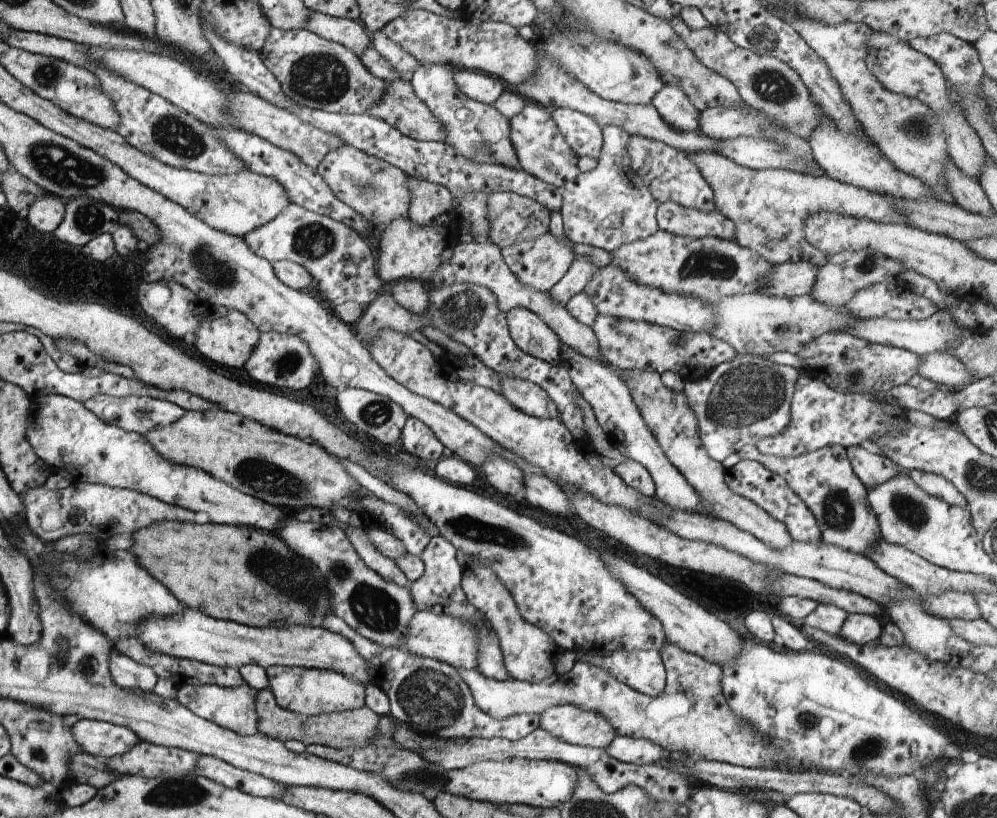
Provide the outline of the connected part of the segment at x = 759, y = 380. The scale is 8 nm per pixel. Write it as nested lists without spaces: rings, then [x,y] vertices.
[[[745,354],[715,366],[706,376],[685,381],[682,394],[697,418],[696,434],[699,434],[706,456],[719,463],[724,460],[717,452],[719,442],[711,438],[713,432],[717,432],[717,426],[721,432],[715,436],[723,436],[723,450],[733,453],[738,453],[743,446],[753,446],[755,434],[757,440],[782,434],[789,422],[792,392],[800,374],[791,366],[771,362],[767,355]]]

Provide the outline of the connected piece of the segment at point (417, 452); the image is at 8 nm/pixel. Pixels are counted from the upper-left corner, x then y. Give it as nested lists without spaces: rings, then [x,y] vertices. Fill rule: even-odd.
[[[408,417],[404,423],[399,444],[407,453],[433,462],[440,458],[444,448],[432,431],[420,419],[414,417]]]

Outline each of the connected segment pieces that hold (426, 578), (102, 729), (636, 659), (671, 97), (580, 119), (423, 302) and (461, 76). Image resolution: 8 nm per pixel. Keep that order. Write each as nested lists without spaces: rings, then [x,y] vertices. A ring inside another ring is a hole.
[[[439,535],[433,537],[428,546],[425,546],[423,552],[419,554],[418,558],[424,565],[424,572],[417,578],[417,582],[412,582],[407,587],[409,596],[411,596],[417,611],[455,616],[455,618],[463,618],[463,620],[475,624],[475,620],[479,620],[480,612],[466,603],[466,598],[460,588],[462,568],[456,554],[456,550],[447,540]]]
[[[79,719],[70,728],[73,740],[83,748],[83,753],[102,760],[125,754],[139,742],[131,728],[109,722]]]
[[[616,649],[609,655],[576,652],[576,661],[599,666],[617,682],[633,691],[651,697],[659,696],[665,688],[666,673],[657,651],[625,651]]]
[[[664,84],[657,94],[653,94],[649,105],[659,114],[659,117],[667,126],[675,130],[695,130],[698,128],[699,111],[697,111],[681,88],[673,84]]]
[[[558,107],[550,110],[559,134],[578,157],[599,158],[602,146],[602,128],[591,116]]]
[[[401,279],[384,288],[391,294],[391,298],[405,310],[413,314],[423,314],[427,310],[426,284],[417,280]]]
[[[456,69],[457,88],[476,102],[494,105],[503,93],[503,84],[497,78],[491,78],[479,70]]]

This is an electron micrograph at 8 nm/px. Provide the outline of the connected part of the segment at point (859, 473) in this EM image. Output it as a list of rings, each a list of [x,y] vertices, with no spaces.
[[[859,445],[853,447],[855,450],[853,450],[853,457],[849,460],[849,464],[853,475],[865,488],[883,484],[889,478],[897,476],[900,471],[904,472],[895,462],[891,462],[885,456],[867,452]]]

